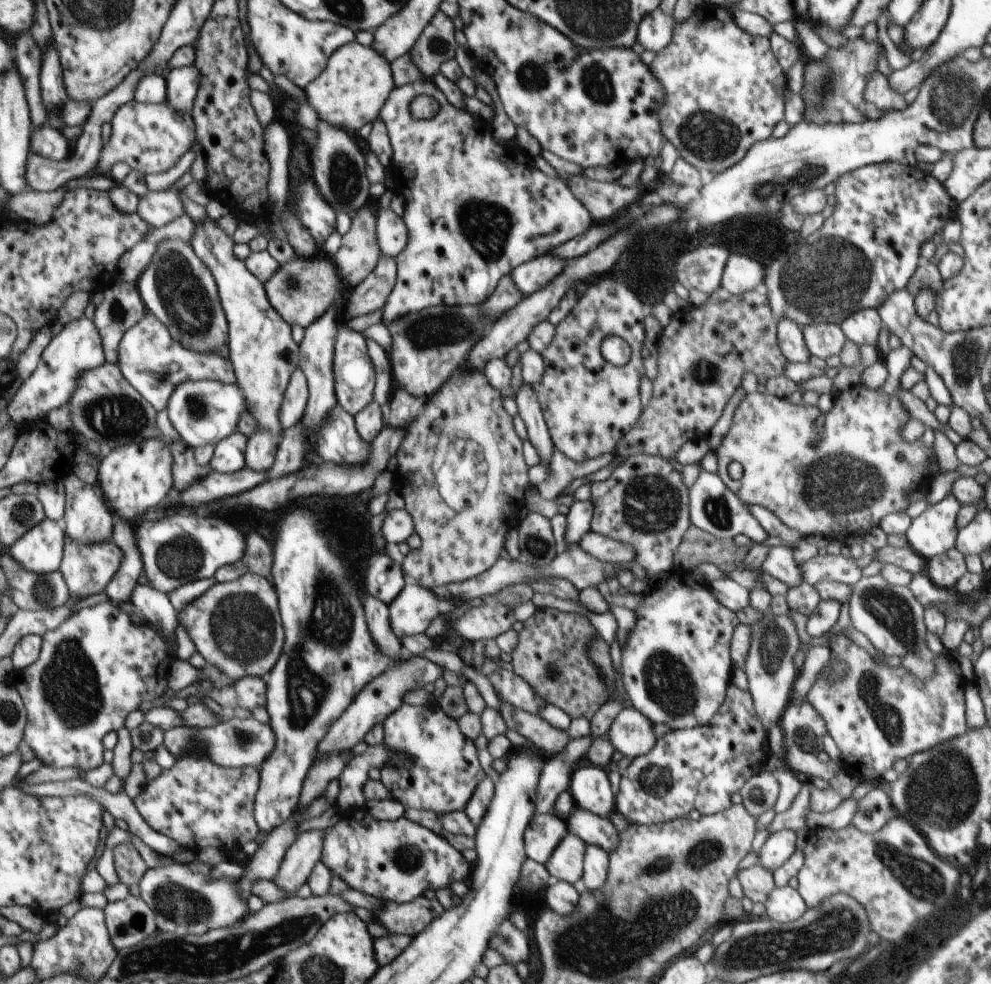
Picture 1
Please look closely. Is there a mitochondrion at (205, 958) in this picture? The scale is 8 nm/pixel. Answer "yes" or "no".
yes

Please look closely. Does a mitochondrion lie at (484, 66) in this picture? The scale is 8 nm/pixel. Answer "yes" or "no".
no

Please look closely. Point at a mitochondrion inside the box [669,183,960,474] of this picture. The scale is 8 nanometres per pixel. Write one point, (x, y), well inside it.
(828, 282)

